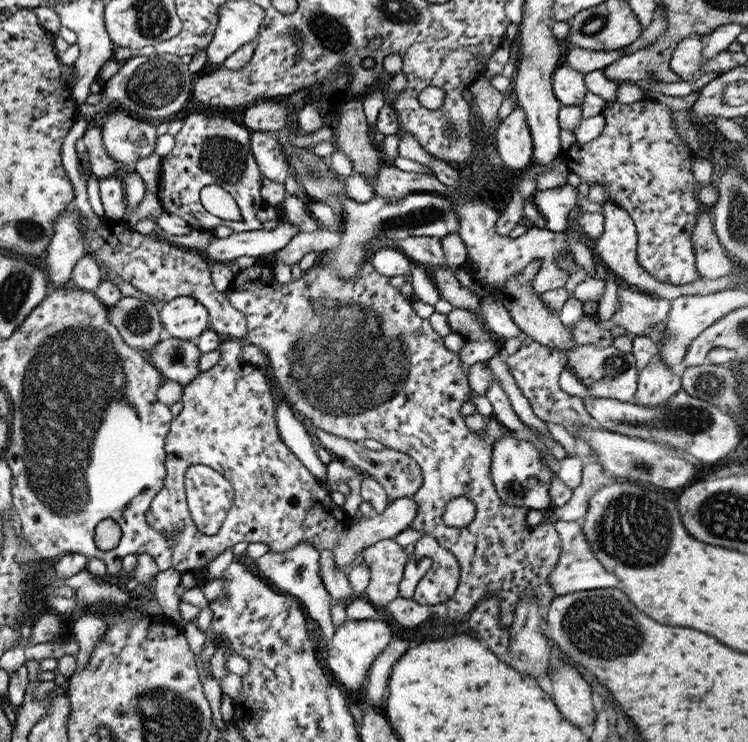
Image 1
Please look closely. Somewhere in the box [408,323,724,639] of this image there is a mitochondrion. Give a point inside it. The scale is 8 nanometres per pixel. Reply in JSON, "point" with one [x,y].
{"point":[633,529]}

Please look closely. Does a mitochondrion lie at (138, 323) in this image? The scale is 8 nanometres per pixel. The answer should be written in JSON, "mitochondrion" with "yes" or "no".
{"mitochondrion":"yes"}

